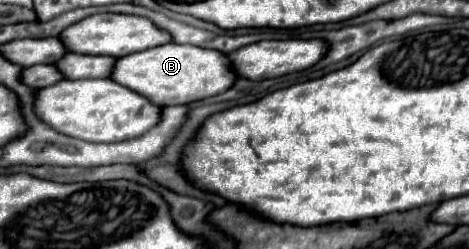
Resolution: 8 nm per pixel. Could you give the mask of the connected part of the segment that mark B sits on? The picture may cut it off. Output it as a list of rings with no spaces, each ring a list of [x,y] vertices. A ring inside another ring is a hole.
[[[170,42],[166,46],[156,46],[120,58],[110,78],[122,86],[128,86],[130,90],[134,88],[134,92],[150,98],[158,106],[172,106],[172,104],[190,104],[196,100],[222,94],[234,86],[238,74],[230,70],[230,60],[226,52]]]

